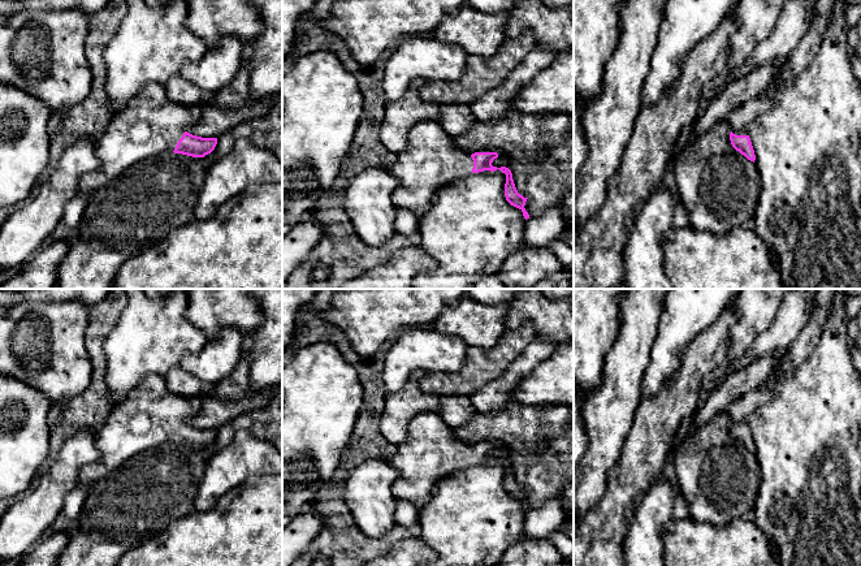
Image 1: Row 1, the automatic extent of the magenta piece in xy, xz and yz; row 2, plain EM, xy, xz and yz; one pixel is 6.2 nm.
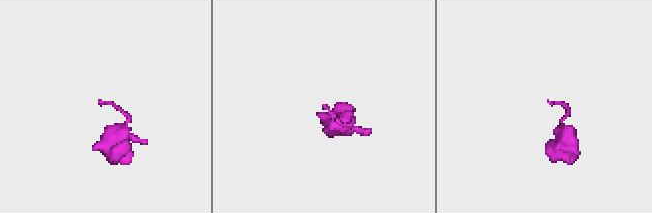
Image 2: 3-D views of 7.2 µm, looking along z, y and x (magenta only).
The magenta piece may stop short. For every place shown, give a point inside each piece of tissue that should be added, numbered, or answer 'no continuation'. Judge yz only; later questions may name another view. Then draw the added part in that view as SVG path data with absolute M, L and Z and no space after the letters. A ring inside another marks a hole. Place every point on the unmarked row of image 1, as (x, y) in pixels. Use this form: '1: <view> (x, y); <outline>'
1: yz (739, 410); M770 377L763 385L748 392L744 397L732 402L726 410L731 423L736 427L748 427L745 419L756 411L756 409L771 399L774 396L774 380Z

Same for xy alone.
1: xy (151, 415); M146 376L124 401L112 406L95 440L100 457L83 466L79 483L90 489L138 453L173 444L198 407L198 398L172 393L164 377Z

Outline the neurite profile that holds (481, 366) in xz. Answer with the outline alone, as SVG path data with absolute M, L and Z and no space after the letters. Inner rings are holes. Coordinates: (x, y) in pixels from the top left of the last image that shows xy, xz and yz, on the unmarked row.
M522 321L516 329L506 328L492 349L468 346L466 362L459 371L424 372L419 388L423 393L438 397L471 397L488 383L497 380L536 336L536 330L527 321Z

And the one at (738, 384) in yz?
M779 349L752 362L749 366L730 373L721 386L710 393L706 402L696 412L691 431L675 449L680 449L695 436L700 427L714 419L719 412L726 411L732 402L744 397L748 392L763 385L770 379L775 366L784 357L786 350Z

